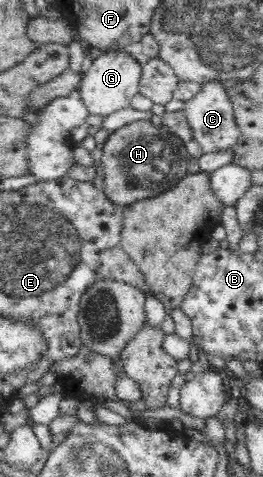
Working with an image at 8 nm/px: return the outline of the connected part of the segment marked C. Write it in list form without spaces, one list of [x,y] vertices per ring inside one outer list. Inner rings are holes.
[[[211,79],[201,83],[197,95],[193,95],[184,104],[187,121],[193,130],[193,136],[203,150],[203,153],[223,153],[234,151],[235,145],[241,139],[241,130],[234,118],[233,102],[227,93],[227,87],[220,79]]]

